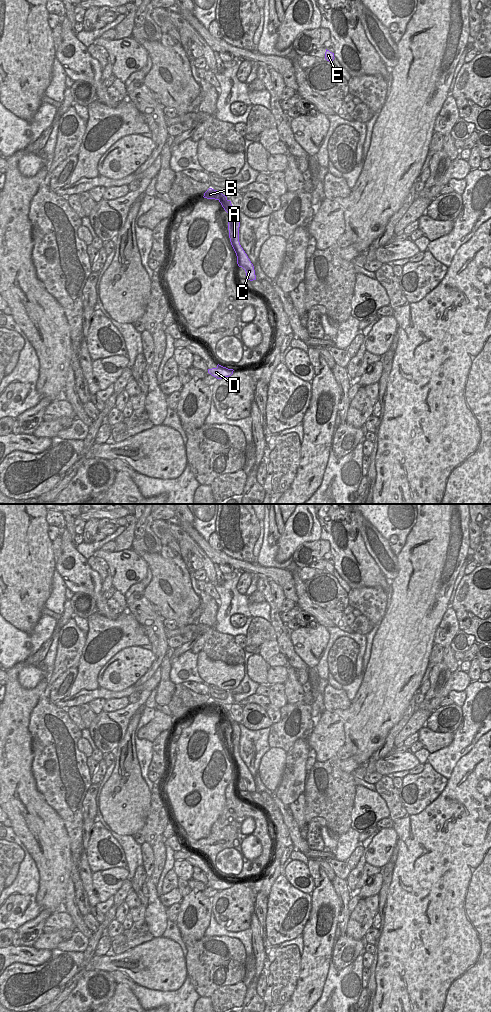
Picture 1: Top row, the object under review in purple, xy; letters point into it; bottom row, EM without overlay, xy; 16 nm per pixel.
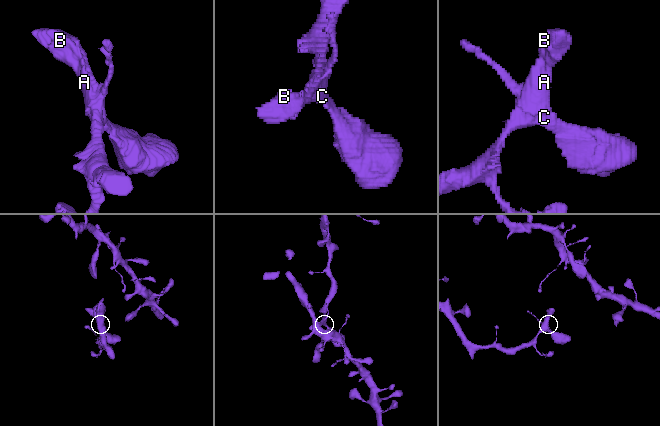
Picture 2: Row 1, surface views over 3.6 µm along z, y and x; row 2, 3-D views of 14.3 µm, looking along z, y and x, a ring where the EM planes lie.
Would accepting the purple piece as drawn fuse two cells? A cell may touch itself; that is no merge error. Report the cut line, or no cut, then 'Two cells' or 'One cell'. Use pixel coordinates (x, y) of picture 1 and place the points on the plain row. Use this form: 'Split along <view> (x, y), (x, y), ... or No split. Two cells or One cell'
No split. One cell

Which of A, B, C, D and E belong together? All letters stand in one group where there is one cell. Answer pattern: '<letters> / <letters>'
A B C D E

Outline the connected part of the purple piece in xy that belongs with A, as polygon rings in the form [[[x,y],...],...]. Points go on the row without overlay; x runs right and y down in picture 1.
[[[209,700],[204,705],[204,710],[218,712],[224,722],[229,727],[228,732],[228,742],[231,757],[237,768],[237,776],[242,779],[246,784],[246,789],[248,792],[256,792],[254,778],[248,770],[247,766],[243,762],[239,754],[239,739],[240,739],[240,728],[239,724],[232,719],[231,713],[227,711],[222,704]]]

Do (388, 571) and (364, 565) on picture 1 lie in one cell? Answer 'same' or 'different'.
different

